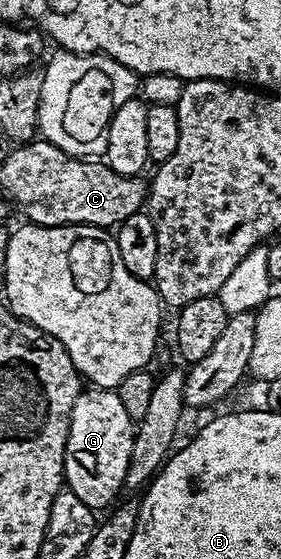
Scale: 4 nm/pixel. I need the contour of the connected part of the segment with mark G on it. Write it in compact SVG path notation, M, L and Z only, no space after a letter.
M86 389L79 400L75 400L75 408L69 415L71 424L65 449L65 486L94 512L104 511L114 505L113 497L122 493L128 460L131 459L135 424L123 409L123 400L119 400L119 396L111 390Z

